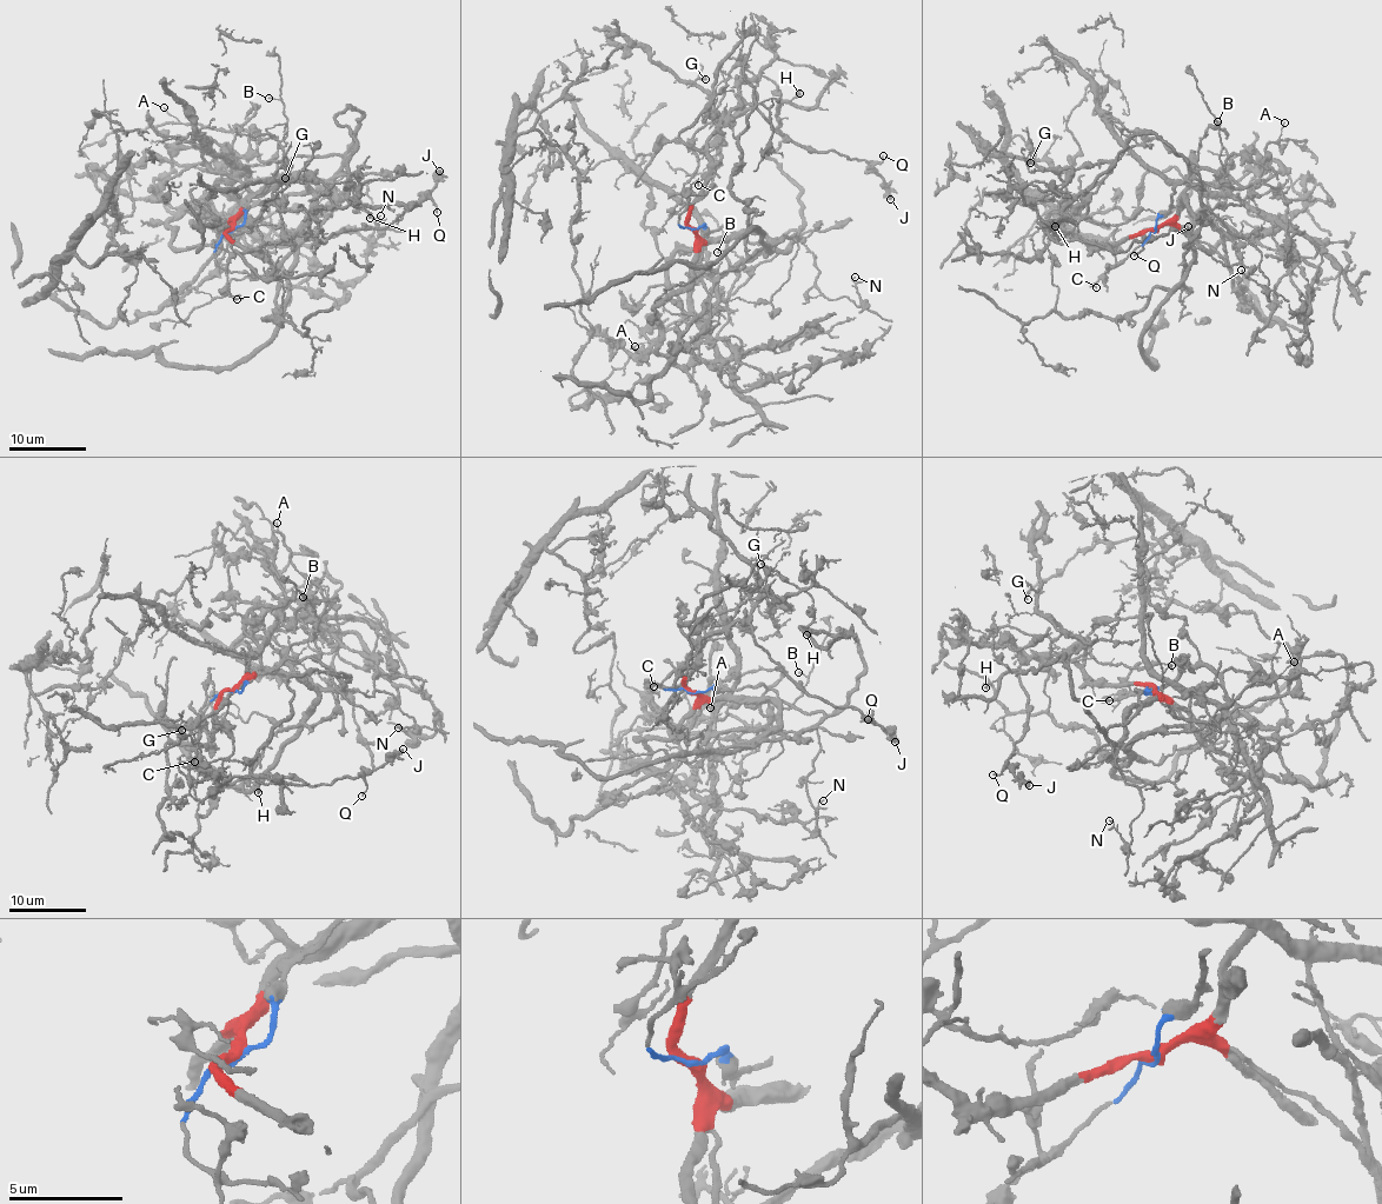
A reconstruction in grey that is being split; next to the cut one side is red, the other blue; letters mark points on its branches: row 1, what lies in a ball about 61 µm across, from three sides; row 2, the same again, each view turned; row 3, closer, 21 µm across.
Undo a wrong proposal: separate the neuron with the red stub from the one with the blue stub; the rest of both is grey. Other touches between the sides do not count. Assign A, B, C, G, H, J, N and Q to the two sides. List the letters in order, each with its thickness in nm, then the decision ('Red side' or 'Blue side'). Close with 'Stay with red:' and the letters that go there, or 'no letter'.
A: Thickness 100 nm. Blue side
B: Thickness 100 nm. Blue side
C: Thickness 160 nm. Blue side
G: Thickness 100 nm. Red side
H: Thickness 90 nm. Blue side
J: Thickness 300 nm. Red side
N: Thickness 110 nm. Blue side
Q: Thickness 130 nm. Red side
Stay with red: G, J, Q

